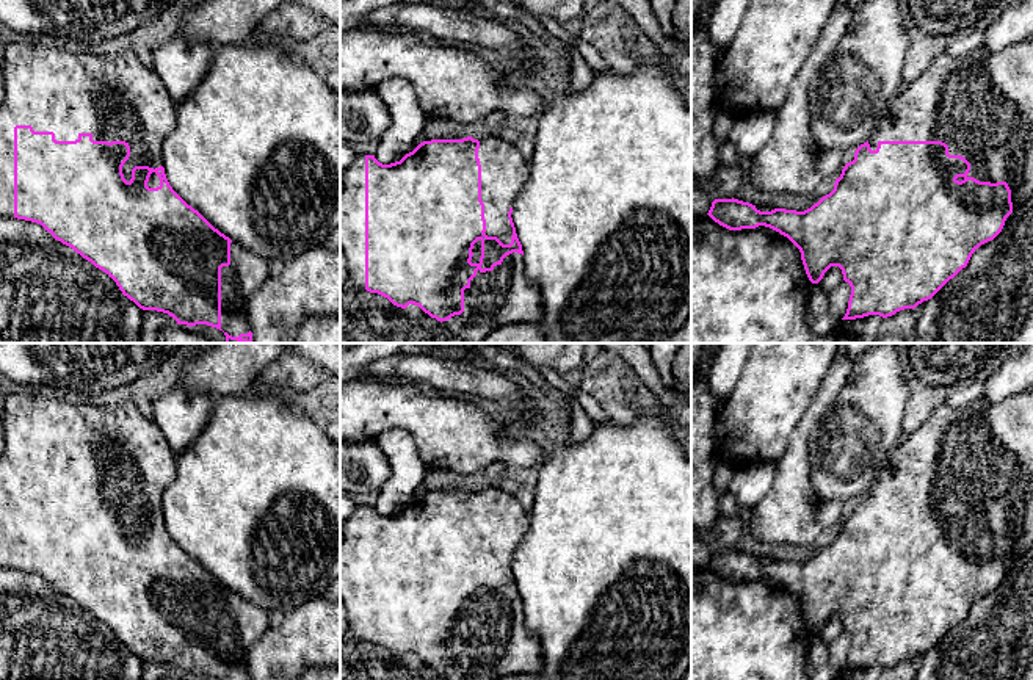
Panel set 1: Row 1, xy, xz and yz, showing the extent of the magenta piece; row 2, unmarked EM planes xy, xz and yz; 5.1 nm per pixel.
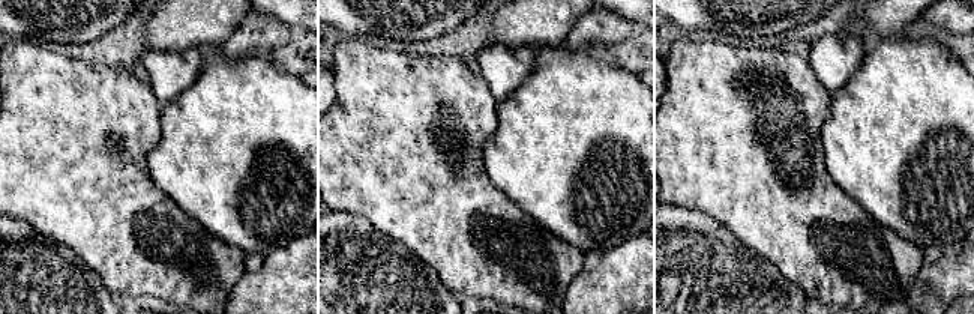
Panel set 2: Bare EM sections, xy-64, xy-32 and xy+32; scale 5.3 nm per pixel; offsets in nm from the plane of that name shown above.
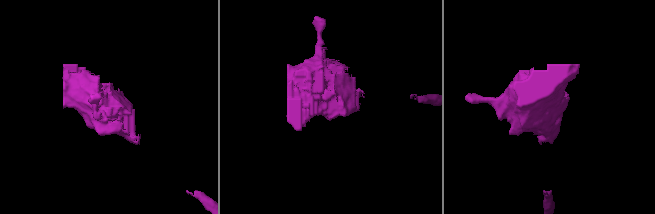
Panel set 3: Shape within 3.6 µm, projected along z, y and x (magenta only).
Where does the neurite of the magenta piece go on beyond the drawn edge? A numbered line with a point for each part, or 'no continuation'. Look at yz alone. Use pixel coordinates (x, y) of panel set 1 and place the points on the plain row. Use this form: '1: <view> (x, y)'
1: yz (980, 456)

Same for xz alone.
1: xz (503, 520)

